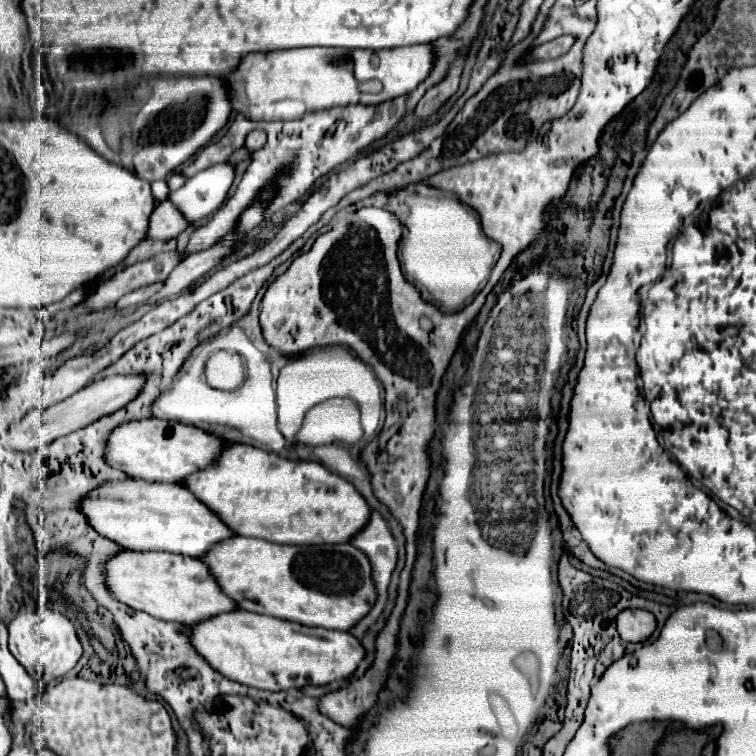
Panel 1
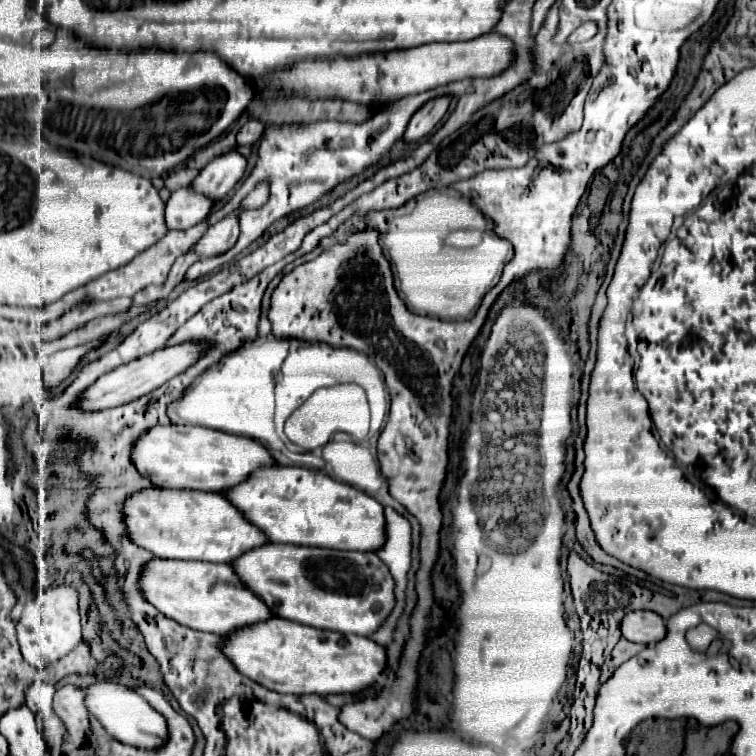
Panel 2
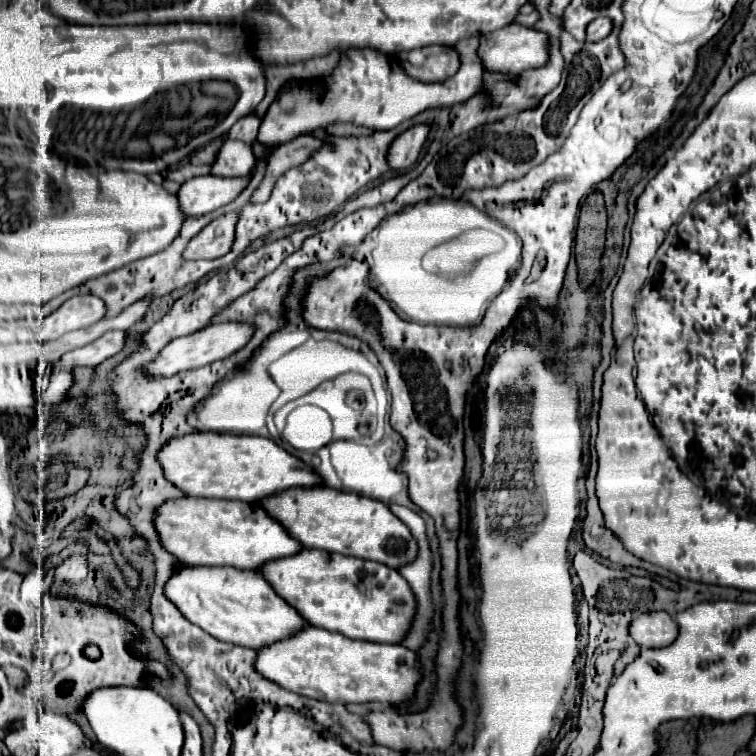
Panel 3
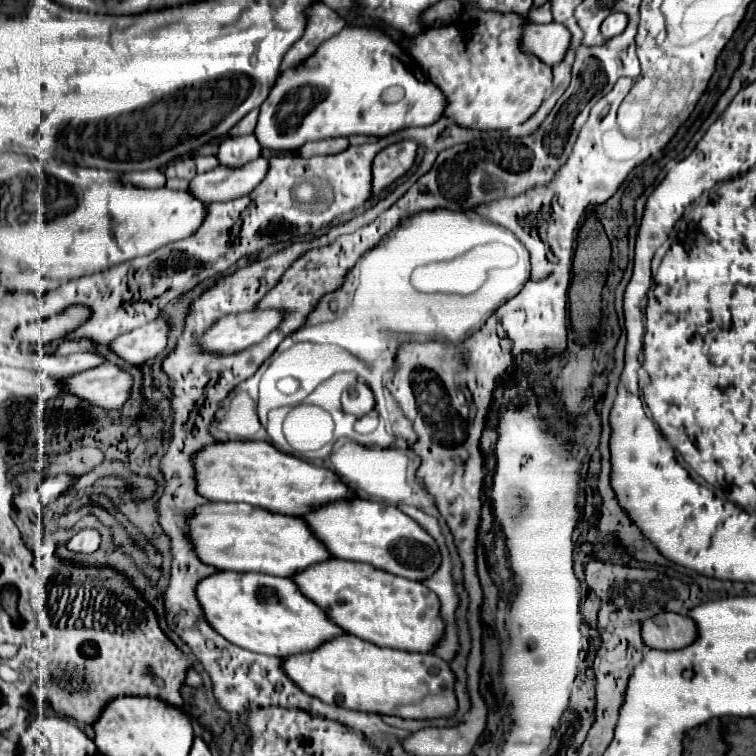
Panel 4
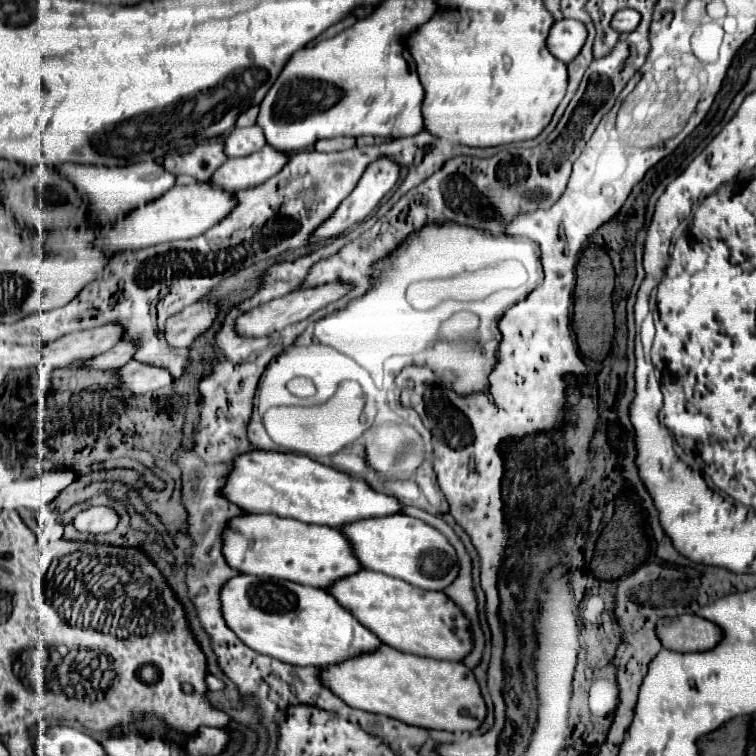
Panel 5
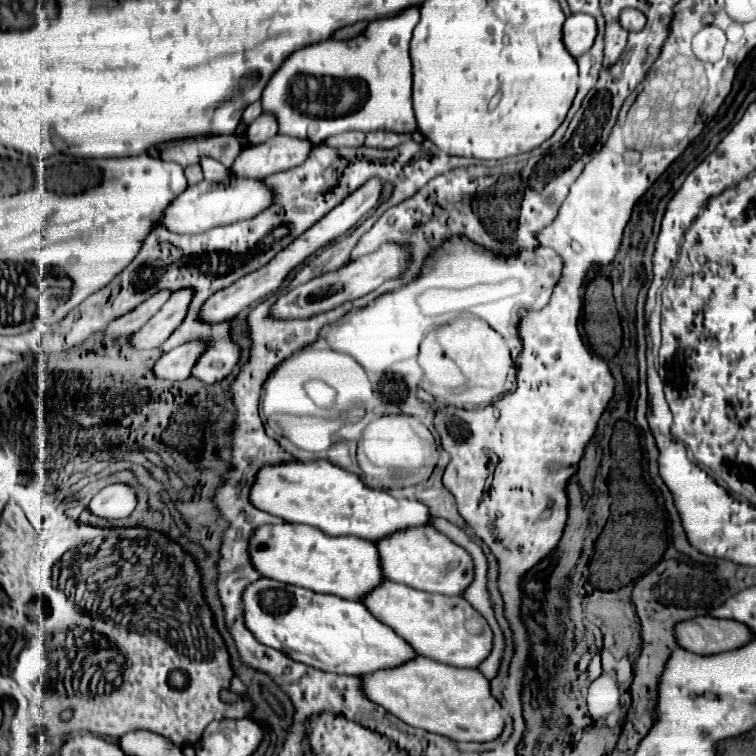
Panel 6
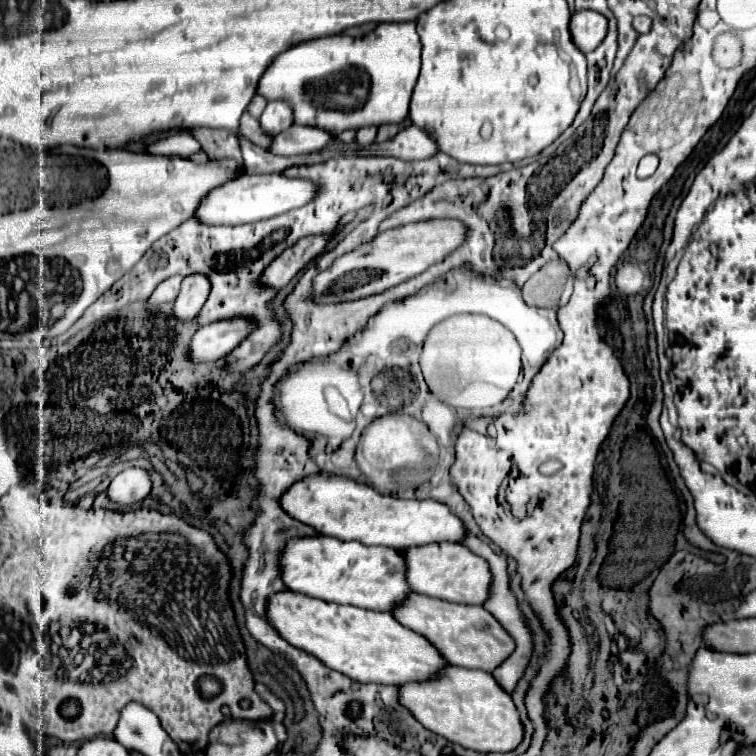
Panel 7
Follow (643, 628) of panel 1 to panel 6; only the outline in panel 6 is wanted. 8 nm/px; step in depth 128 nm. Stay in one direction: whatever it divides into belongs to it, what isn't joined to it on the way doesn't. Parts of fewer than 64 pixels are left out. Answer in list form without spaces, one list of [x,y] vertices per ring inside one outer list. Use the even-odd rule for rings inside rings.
[[[700,616],[676,626],[676,640],[694,654],[720,654],[742,648],[754,640],[754,632],[736,620]]]

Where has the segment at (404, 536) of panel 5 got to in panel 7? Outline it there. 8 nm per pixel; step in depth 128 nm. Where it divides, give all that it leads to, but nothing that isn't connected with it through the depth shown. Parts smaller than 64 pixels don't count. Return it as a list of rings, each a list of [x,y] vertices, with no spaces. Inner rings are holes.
[[[428,544],[420,548],[410,548],[404,552],[408,564],[408,584],[414,592],[432,596],[438,600],[458,602],[458,604],[478,604],[482,606],[490,598],[492,572],[484,558],[476,556],[462,544]]]

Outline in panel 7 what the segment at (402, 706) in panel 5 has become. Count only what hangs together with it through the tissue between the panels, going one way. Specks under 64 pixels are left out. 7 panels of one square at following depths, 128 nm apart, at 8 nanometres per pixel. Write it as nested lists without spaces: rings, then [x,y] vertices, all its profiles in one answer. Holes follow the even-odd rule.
[[[446,666],[436,680],[400,686],[400,702],[428,730],[468,750],[484,754],[514,752],[524,740],[524,724],[512,696],[488,672]]]

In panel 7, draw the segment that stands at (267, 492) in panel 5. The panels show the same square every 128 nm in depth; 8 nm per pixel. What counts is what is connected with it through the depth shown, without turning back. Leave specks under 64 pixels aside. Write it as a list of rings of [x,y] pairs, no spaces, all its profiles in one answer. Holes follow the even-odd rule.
[[[320,472],[320,476],[308,476],[308,480],[300,480],[294,486],[288,488],[288,492],[282,496],[280,504],[282,508],[294,516],[296,520],[314,526],[324,536],[336,536],[338,540],[356,540],[364,546],[388,546],[396,548],[398,552],[404,552],[406,548],[416,548],[420,544],[440,544],[440,542],[462,542],[468,534],[466,524],[450,512],[446,504],[440,504],[438,500],[402,500],[396,496],[380,494],[372,486],[358,484],[344,476],[332,476],[328,472]]]

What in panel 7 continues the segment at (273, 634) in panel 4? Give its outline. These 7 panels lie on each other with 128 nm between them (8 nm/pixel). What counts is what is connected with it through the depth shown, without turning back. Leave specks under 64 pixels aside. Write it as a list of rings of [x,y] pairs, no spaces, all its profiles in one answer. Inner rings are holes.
[[[288,590],[270,598],[268,622],[290,644],[314,654],[328,664],[328,668],[338,670],[356,682],[400,686],[428,680],[428,676],[436,676],[436,672],[448,664],[428,638],[402,626],[388,612],[368,612],[352,606],[344,608]]]

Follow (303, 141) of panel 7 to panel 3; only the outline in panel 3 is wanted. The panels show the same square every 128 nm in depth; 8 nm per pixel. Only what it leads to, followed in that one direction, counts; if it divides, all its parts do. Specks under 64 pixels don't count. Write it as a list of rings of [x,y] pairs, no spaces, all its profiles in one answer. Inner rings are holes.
[[[214,174],[196,176],[182,184],[178,200],[186,216],[202,216],[236,200],[248,186],[248,180],[252,180],[250,174],[240,178],[220,178]]]

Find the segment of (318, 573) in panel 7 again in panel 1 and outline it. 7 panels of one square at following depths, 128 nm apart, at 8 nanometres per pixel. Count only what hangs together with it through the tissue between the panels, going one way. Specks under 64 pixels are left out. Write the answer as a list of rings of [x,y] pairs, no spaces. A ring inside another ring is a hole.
[[[136,478],[104,484],[84,498],[82,512],[102,536],[140,552],[172,552],[200,558],[216,544],[236,536],[216,512],[180,484],[156,484]]]

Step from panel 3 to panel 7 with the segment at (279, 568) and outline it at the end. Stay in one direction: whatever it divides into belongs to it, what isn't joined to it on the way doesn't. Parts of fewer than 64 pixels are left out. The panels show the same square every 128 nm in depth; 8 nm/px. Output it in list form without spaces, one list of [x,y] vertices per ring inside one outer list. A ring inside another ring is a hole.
[[[412,592],[412,596],[408,596],[404,604],[396,608],[396,612],[392,612],[392,616],[400,624],[406,624],[414,632],[420,632],[422,636],[432,640],[432,644],[442,652],[448,664],[492,672],[514,652],[514,638],[482,606],[452,604]]]

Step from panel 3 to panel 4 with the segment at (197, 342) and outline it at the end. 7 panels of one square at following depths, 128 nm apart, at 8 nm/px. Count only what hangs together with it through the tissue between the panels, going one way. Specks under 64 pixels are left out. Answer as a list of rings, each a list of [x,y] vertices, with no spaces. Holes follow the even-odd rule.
[[[274,308],[228,314],[220,318],[208,332],[204,332],[200,342],[210,352],[238,352],[262,342],[272,330],[280,326],[280,320],[284,320],[284,312]]]

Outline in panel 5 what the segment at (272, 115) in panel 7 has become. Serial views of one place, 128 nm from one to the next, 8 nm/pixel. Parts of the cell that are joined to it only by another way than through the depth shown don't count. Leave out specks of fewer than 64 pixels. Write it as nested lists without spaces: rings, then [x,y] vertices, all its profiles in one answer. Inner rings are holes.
[[[248,126],[248,128],[234,128],[230,136],[226,138],[224,152],[228,158],[248,156],[252,152],[258,152],[262,146],[266,146],[266,136],[260,126]]]

